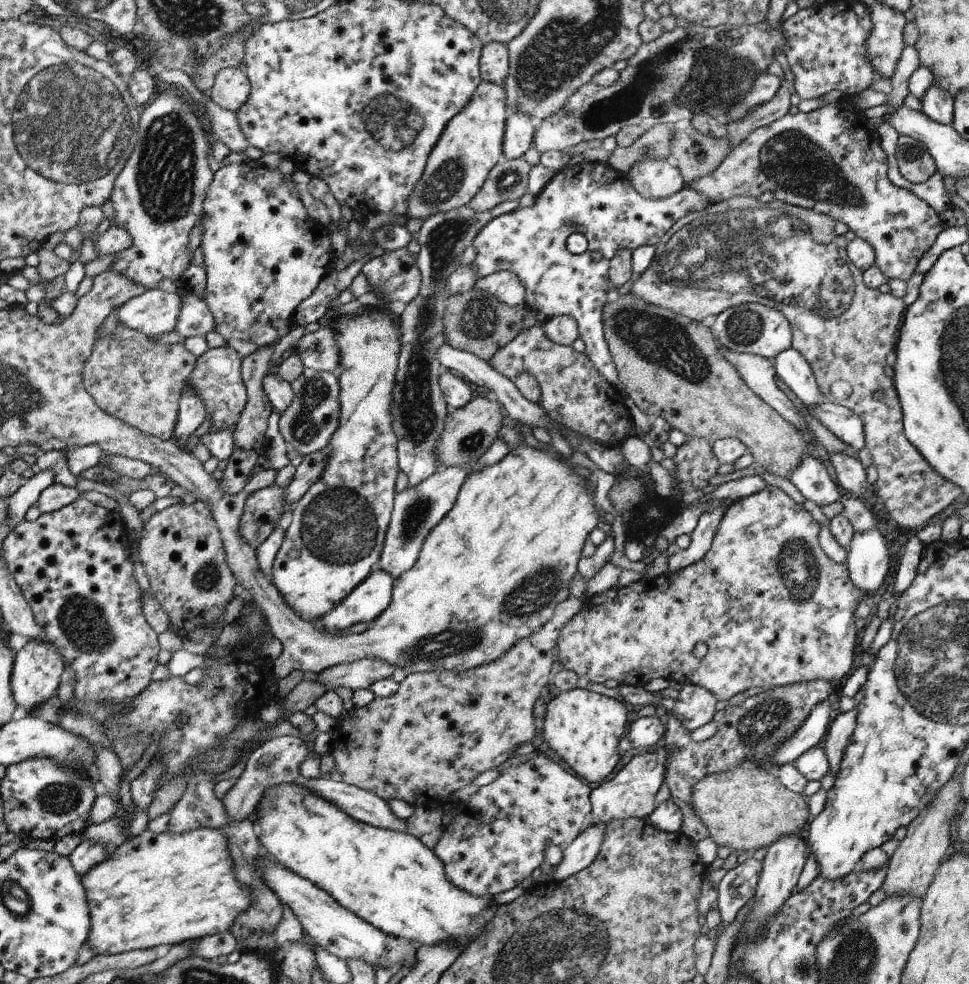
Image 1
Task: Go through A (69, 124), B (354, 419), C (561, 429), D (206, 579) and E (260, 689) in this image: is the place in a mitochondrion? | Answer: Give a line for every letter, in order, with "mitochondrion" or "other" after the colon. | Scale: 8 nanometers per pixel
A: mitochondrion
B: other
C: other
D: mitochondrion
E: other

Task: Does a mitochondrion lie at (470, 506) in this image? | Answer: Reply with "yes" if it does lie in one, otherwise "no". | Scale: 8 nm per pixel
no

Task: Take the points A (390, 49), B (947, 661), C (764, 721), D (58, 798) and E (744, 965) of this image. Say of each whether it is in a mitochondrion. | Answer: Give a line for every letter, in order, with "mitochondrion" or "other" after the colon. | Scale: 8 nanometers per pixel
A: other
B: mitochondrion
C: mitochondrion
D: mitochondrion
E: other

